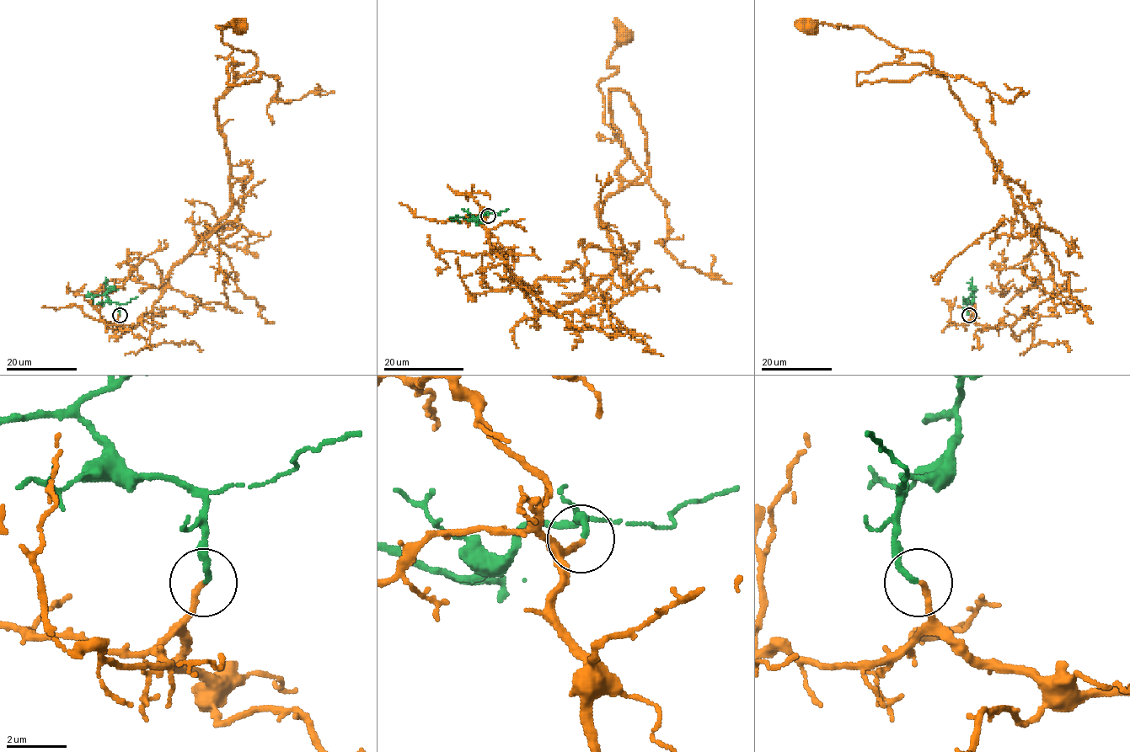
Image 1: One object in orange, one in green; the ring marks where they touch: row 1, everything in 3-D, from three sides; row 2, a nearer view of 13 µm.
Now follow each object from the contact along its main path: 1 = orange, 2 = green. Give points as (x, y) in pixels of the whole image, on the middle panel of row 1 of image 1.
1: (487, 216), (490, 247), (538, 311), (611, 274), (598, 205), (645, 173), (604, 122), (599, 87), (622, 37)
2: (487, 216), (479, 216), (471, 221), (475, 221), (471, 218)

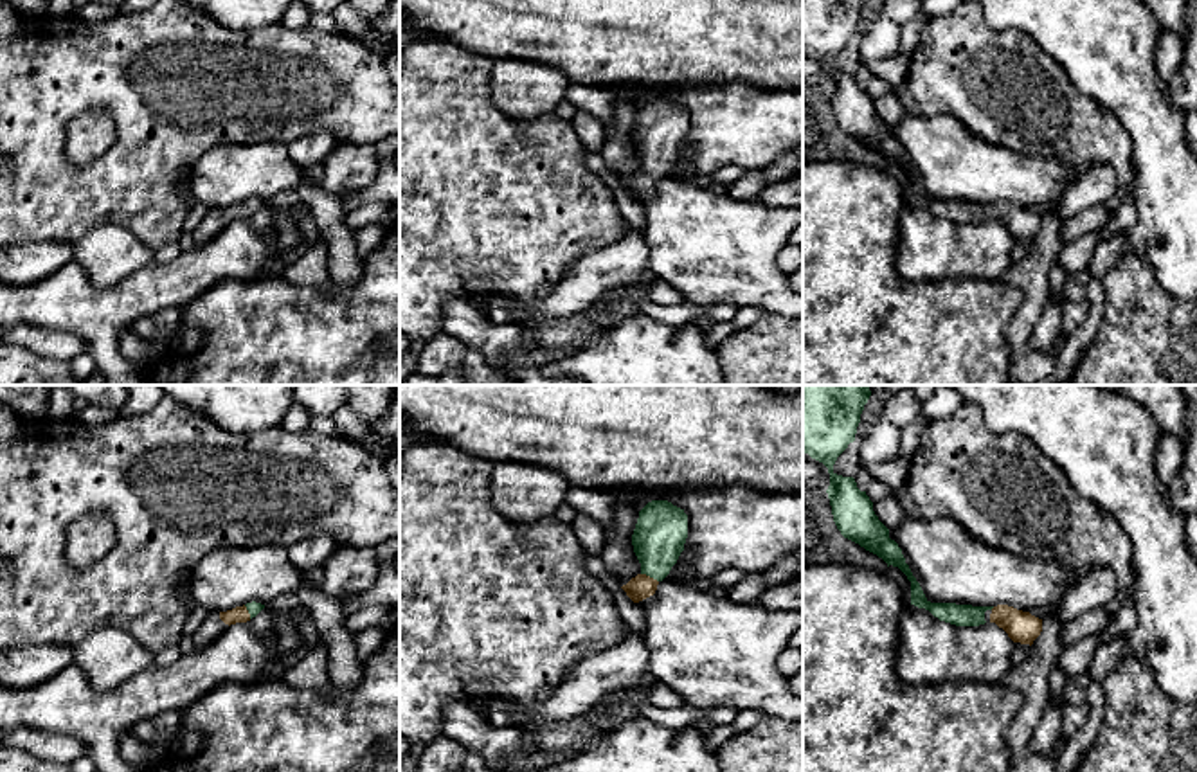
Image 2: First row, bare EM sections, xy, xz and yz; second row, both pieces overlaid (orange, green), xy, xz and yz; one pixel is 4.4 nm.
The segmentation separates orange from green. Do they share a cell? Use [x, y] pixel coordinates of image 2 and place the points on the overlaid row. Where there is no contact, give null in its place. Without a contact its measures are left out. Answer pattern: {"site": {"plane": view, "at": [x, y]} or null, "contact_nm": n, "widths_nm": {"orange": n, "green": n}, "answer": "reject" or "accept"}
{"site": {"plane": "xz", "at": [648, 576]}, "contact_nm": 90, "widths_nm": {"orange": 110, "green": 240}, "answer": "accept"}

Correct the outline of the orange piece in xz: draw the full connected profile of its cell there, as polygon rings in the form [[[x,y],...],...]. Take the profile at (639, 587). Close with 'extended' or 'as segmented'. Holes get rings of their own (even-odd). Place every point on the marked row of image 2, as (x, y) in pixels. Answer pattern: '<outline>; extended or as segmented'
[[[652,500],[641,511],[632,534],[641,572],[621,588],[639,603],[655,594],[657,585],[677,563],[688,538],[688,515],[668,500]]]; extended

